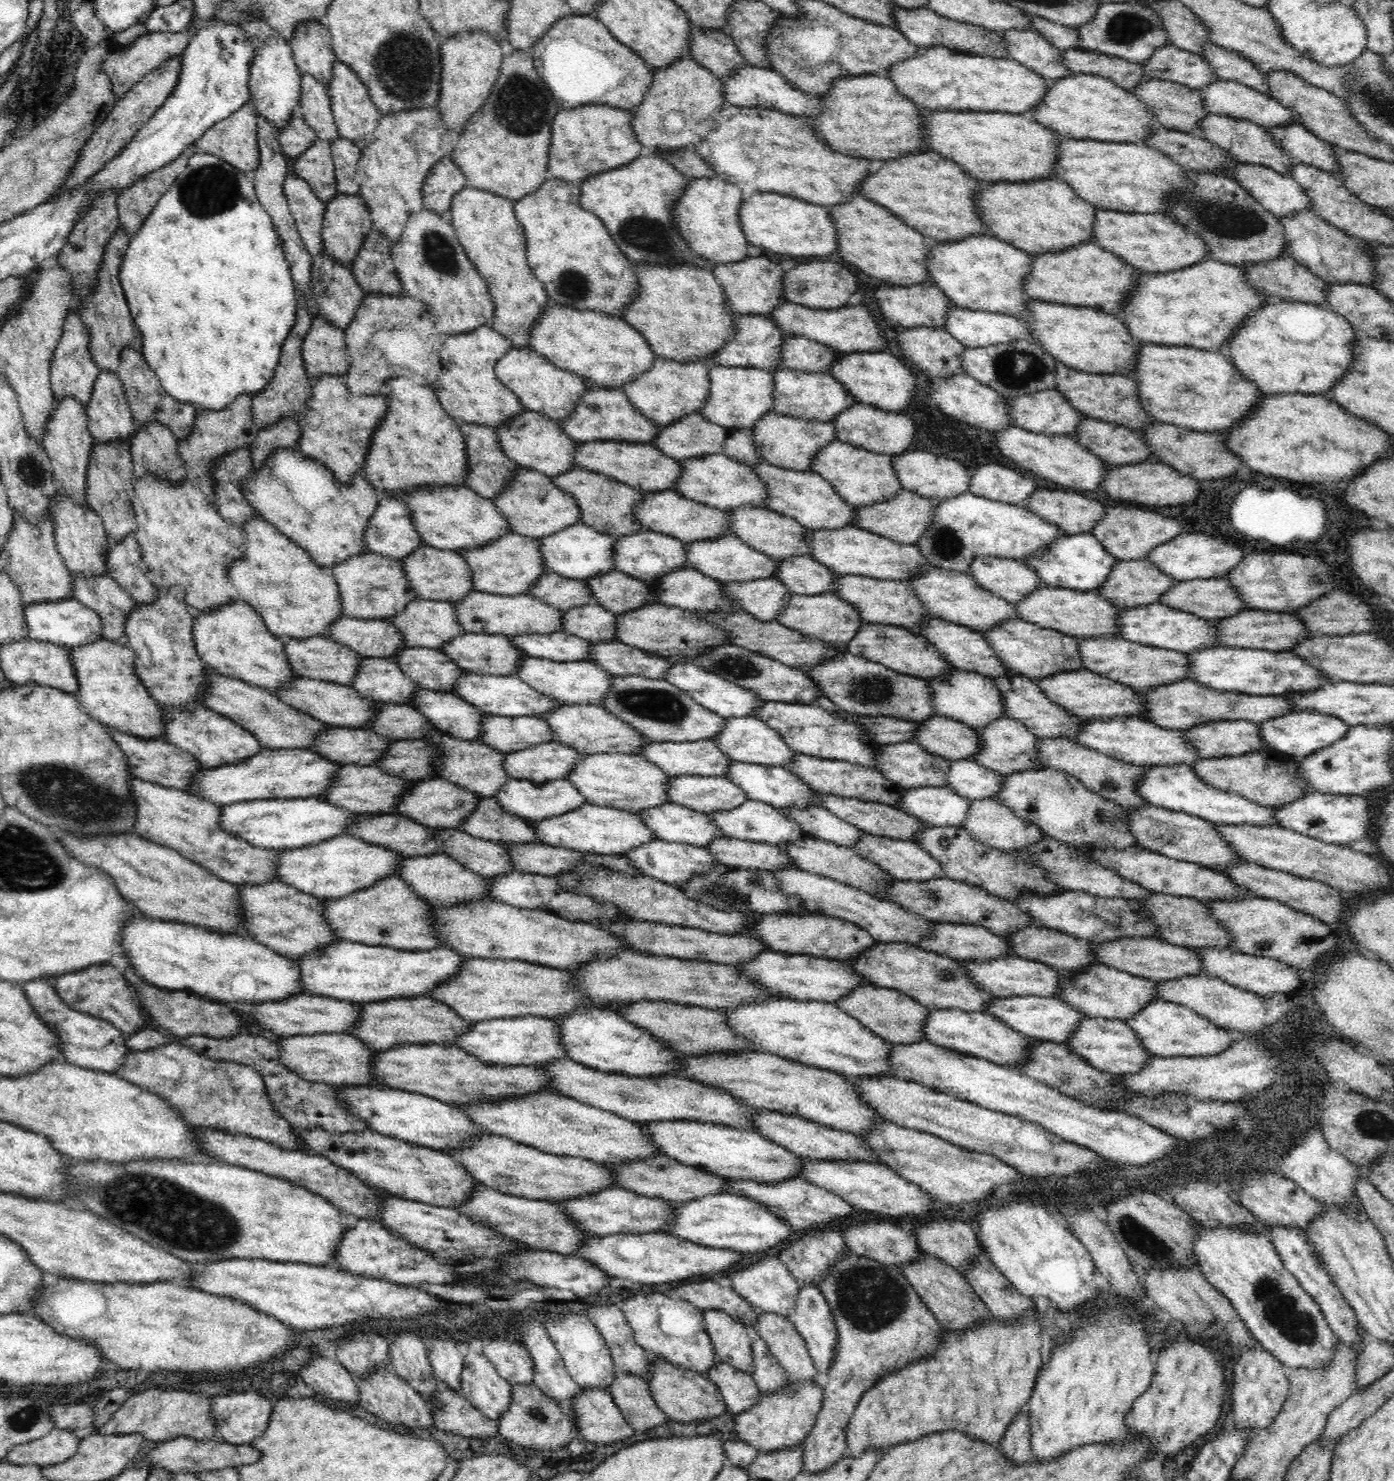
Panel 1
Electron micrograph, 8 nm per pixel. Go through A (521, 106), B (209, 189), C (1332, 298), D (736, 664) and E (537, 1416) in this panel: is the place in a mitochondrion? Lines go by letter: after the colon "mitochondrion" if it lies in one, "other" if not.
A: mitochondrion
B: mitochondrion
C: other
D: mitochondrion
E: mitochondrion

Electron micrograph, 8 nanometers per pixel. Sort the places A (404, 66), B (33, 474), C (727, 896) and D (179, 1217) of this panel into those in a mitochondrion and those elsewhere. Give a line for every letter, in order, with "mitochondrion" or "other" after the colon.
A: mitochondrion
B: mitochondrion
C: mitochondrion
D: mitochondrion

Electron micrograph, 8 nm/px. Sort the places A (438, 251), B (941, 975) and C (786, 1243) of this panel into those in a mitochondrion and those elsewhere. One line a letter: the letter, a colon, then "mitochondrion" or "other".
A: mitochondrion
B: mitochondrion
C: other

